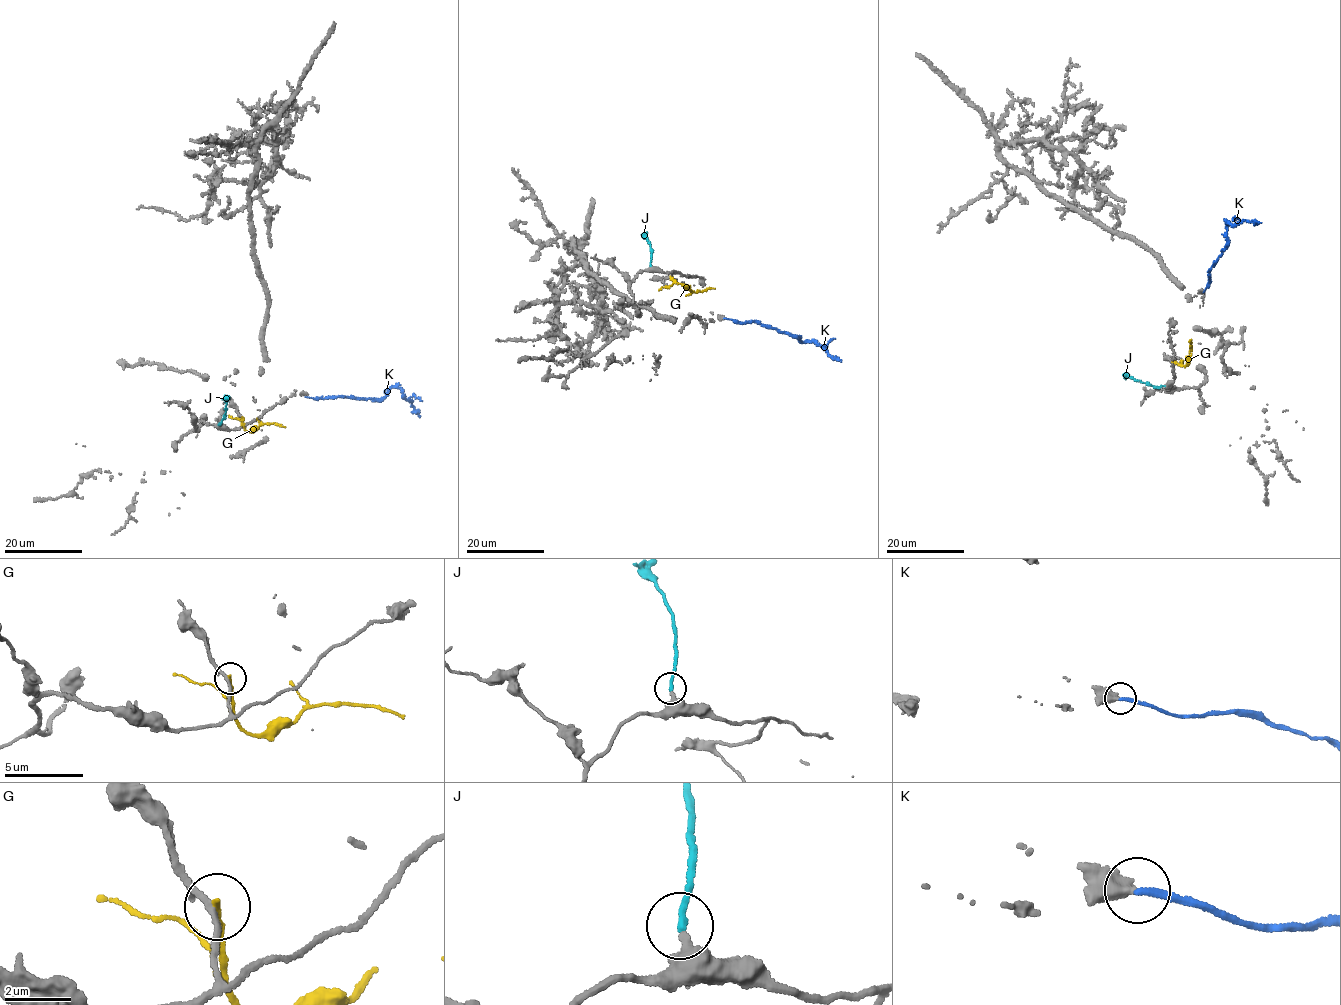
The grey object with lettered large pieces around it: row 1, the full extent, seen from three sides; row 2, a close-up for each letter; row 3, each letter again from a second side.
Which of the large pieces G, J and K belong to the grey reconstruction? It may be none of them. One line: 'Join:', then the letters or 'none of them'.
Join: J

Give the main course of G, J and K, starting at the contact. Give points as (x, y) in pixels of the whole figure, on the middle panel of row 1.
G: (670, 278), (691, 291), (714, 288)
J: (650, 264), (651, 251), (643, 233)
K: (724, 318), (776, 328), (799, 337), (801, 341), (817, 343), (828, 355), (841, 361)

